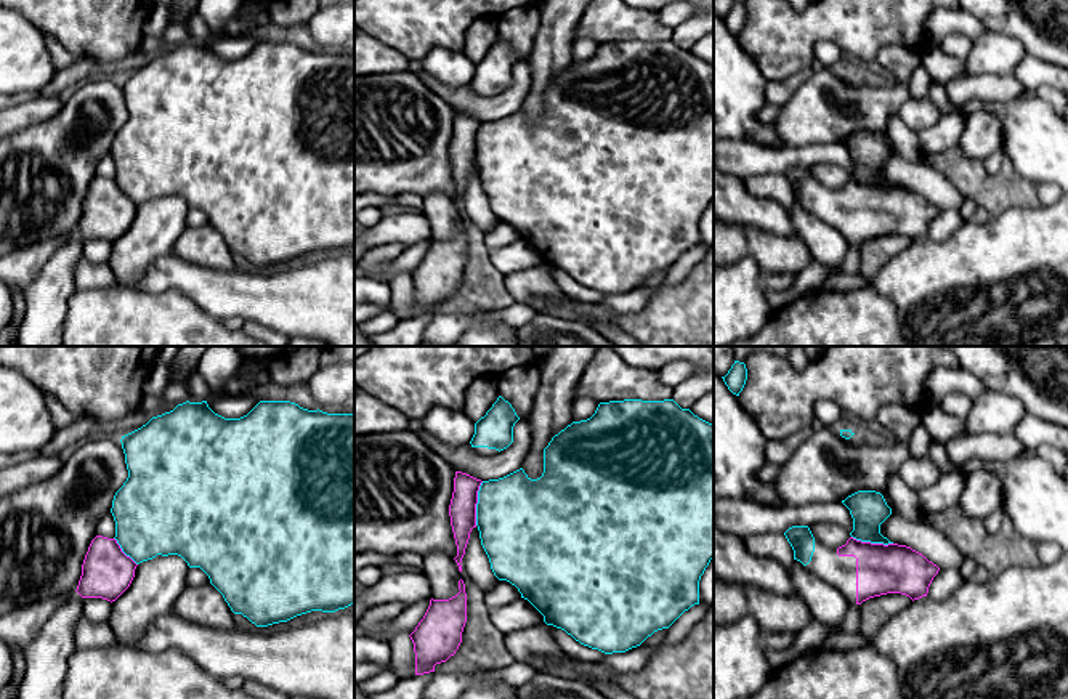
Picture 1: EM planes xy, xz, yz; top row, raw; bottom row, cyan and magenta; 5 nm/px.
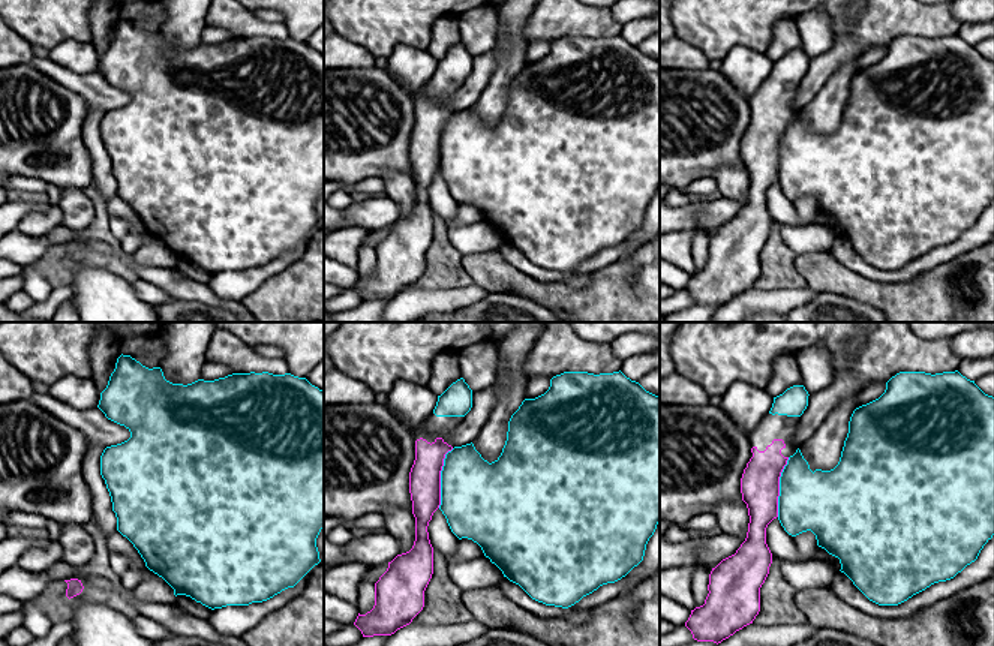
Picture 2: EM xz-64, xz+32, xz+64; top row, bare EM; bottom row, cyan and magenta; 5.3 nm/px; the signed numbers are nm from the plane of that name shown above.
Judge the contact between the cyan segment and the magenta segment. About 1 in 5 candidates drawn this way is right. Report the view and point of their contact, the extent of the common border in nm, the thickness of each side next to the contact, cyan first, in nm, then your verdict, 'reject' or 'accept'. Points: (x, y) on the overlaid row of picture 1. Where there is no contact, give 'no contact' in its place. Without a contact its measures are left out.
xz (477, 504) | 220 nm | 440/140 nm | accept

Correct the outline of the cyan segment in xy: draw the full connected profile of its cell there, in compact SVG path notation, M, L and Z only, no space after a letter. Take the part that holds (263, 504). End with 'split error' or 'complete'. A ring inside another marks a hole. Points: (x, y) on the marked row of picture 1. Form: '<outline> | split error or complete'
M186 401L122 436L120 442L128 478L112 500L115 537L96 535L91 540L75 590L82 598L103 598L112 603L130 587L140 563L157 555L178 555L189 568L200 568L208 576L234 614L242 614L257 627L287 622L311 611L335 612L354 604L354 414L308 410L290 401L260 401L247 415L225 418L215 414L207 401Z | split error

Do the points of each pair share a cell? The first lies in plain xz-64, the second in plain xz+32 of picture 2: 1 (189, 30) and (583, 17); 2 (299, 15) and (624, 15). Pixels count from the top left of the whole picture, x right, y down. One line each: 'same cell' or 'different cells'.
1: different cells
2: different cells

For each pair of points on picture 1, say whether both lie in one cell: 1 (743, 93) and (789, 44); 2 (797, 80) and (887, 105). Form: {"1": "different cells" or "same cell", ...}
{"1": "different cells", "2": "different cells"}

